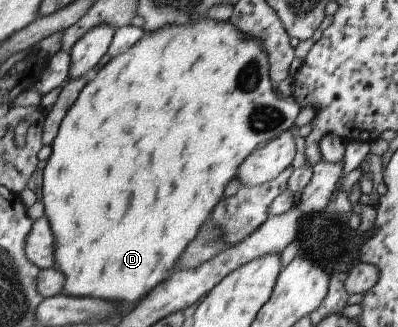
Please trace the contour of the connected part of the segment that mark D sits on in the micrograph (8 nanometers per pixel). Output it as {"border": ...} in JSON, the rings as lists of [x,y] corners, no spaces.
{"border":[[[205,16],[189,25],[168,25],[153,33],[145,32],[131,49],[113,57],[80,92],[77,101],[60,125],[44,168],[41,201],[45,205],[44,215],[49,220],[51,232],[55,236],[54,268],[65,276],[65,284],[60,294],[111,300],[119,302],[119,306],[125,310],[135,308],[177,268],[175,264],[179,256],[183,254],[187,244],[199,234],[203,222],[223,199],[227,184],[236,178],[241,164],[246,162],[259,144],[269,142],[295,126],[300,110],[299,104],[292,96],[285,97],[276,91],[276,86],[270,78],[269,62],[266,51],[262,50],[262,43],[258,39],[241,35],[229,21],[213,21]]]}

